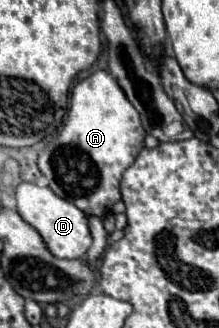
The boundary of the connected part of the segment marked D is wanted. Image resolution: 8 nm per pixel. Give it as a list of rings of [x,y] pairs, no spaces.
[[[20,183],[16,189],[18,213],[30,223],[42,237],[48,251],[58,259],[82,259],[92,245],[92,237],[88,231],[88,217],[68,203],[66,199],[54,195],[48,187],[38,187],[34,183]]]

